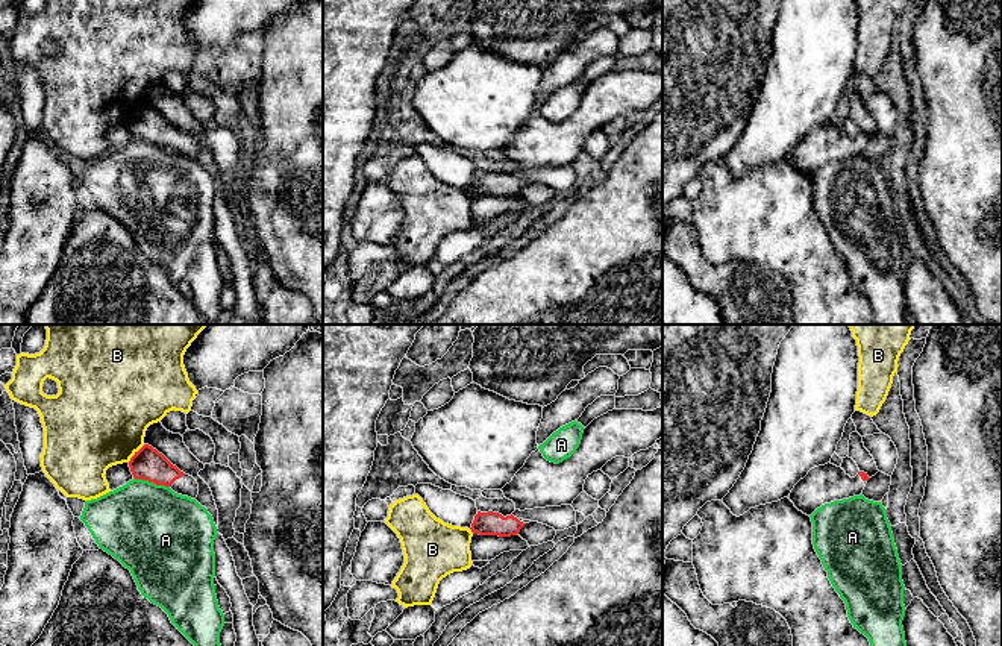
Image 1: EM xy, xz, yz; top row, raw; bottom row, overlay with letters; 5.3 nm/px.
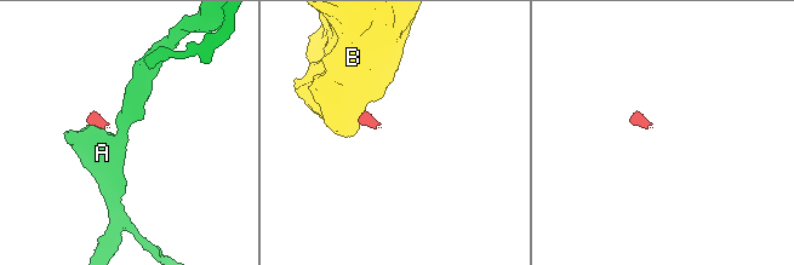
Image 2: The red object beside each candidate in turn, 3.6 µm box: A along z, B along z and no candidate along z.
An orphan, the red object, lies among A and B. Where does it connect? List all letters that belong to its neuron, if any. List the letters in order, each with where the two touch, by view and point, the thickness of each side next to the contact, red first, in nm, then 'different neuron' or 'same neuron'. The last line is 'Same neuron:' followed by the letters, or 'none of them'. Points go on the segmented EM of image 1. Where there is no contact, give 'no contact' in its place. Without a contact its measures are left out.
A: xy (152, 481) | 170/480 nm | different neuron
B: xy (135, 454) | 170/480 nm | different neuron
Same neuron: none of them

